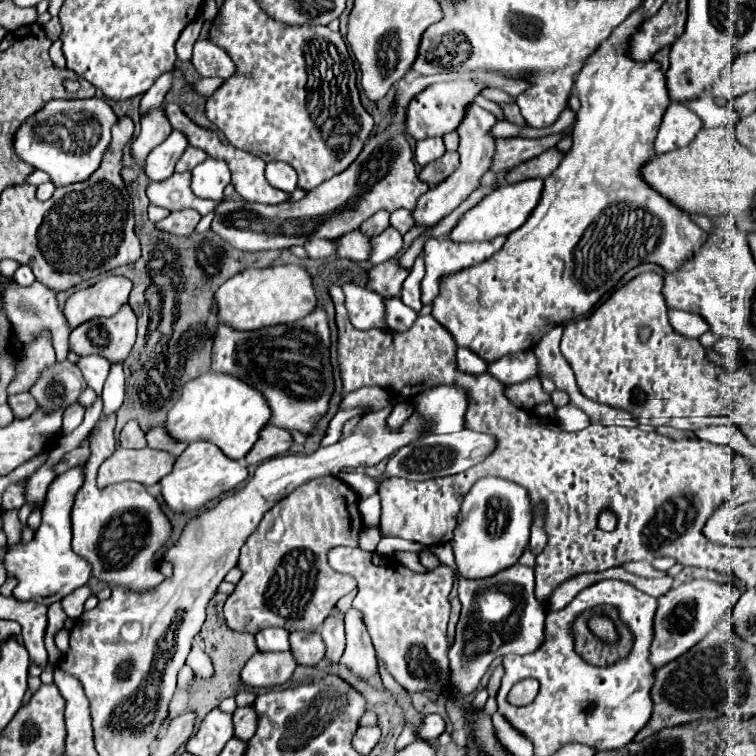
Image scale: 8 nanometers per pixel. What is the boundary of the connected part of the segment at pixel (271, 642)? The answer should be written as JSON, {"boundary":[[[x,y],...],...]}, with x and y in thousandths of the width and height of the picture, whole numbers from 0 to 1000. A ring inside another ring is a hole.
{"boundary":[[[370,829],[344,835],[339,840],[339,851],[341,851],[344,861],[378,861],[378,858],[384,858],[381,835],[370,832]]]}

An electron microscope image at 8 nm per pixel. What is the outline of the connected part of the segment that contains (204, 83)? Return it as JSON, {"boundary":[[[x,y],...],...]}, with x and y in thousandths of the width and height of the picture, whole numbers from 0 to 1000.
{"boundary":[[[267,104],[267,107],[257,110],[257,115],[259,115],[259,120],[262,120],[265,126],[278,128],[278,126],[286,120],[286,115],[291,115],[294,110],[296,110],[296,104]]]}

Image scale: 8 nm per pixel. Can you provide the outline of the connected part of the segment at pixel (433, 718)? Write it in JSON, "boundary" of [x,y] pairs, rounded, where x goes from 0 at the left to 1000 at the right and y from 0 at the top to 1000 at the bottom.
{"boundary":[[[563,946],[561,948],[561,954],[558,954],[558,959],[553,962],[553,967],[550,967],[550,972],[553,972],[553,978],[563,978],[563,980],[569,980],[569,978],[577,978],[585,967],[587,967],[587,951],[582,948],[582,946]]]}

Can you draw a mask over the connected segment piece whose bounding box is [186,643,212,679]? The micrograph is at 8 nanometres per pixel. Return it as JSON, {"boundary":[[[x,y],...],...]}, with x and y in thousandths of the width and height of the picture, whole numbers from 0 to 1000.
{"boundary":[[[259,851],[254,853],[254,861],[251,861],[246,877],[249,877],[265,896],[270,896],[270,898],[275,898],[275,896],[280,893],[280,877],[278,877],[275,866],[272,866]]]}

